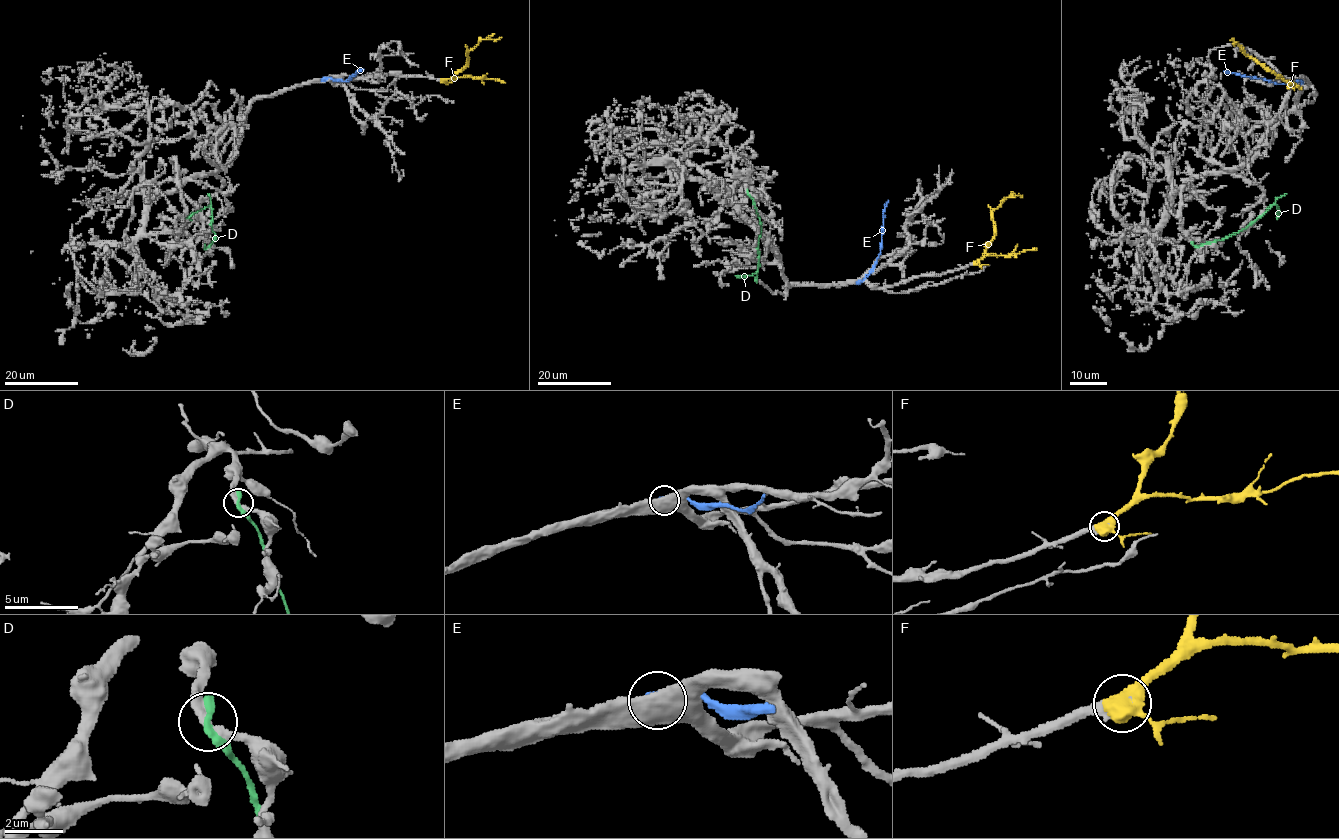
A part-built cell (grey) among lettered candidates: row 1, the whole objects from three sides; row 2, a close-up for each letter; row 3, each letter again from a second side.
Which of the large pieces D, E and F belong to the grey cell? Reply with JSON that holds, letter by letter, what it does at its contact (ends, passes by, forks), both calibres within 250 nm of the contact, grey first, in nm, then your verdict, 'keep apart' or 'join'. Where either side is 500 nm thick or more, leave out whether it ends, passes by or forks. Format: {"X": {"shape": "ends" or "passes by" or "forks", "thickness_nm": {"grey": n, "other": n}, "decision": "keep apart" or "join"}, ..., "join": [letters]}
{"D": {"shape": "passes by", "thickness_nm": {"grey": 300, "other": 240}, "decision": "keep apart"}, "E": {"thickness_nm": {"grey": 600, "other": 320}, "decision": "keep apart"}, "F": {"thickness_nm": {"grey": 440, "other": 600}, "decision": "join"}, "join": ["F"]}

